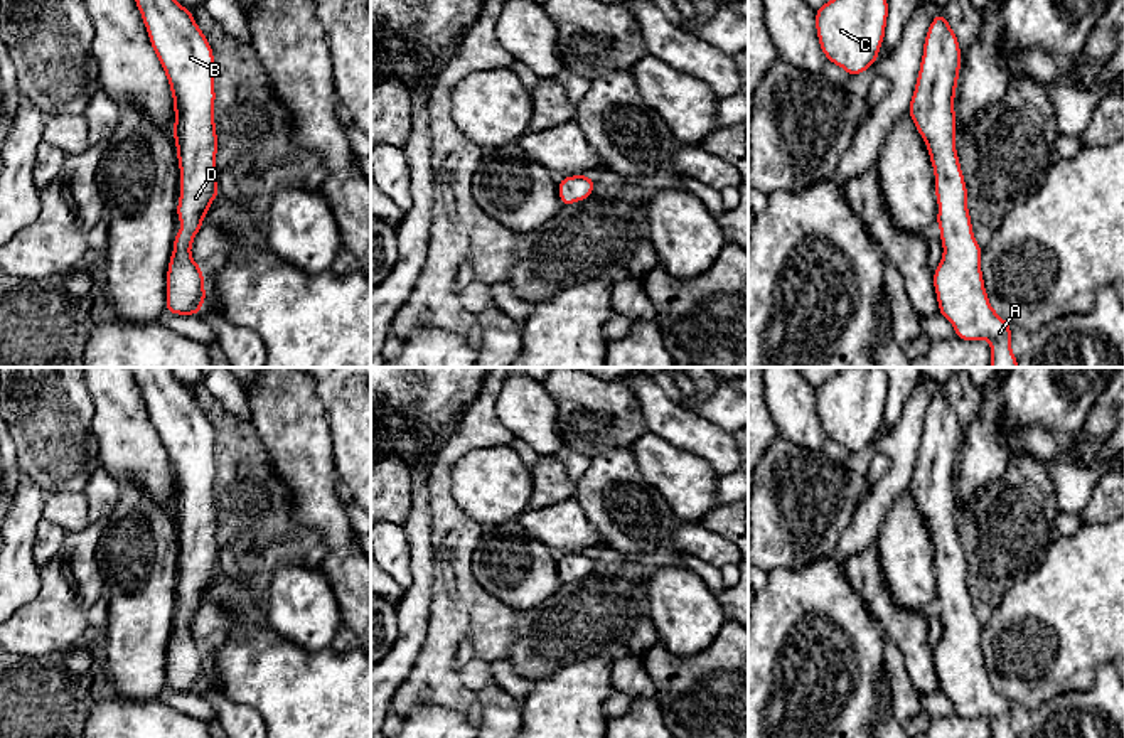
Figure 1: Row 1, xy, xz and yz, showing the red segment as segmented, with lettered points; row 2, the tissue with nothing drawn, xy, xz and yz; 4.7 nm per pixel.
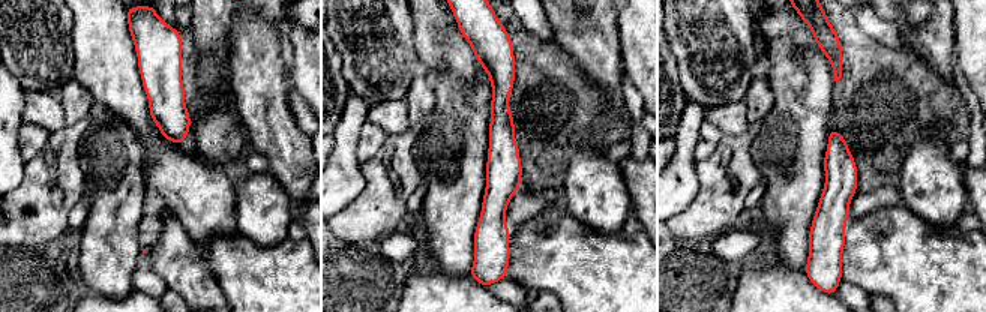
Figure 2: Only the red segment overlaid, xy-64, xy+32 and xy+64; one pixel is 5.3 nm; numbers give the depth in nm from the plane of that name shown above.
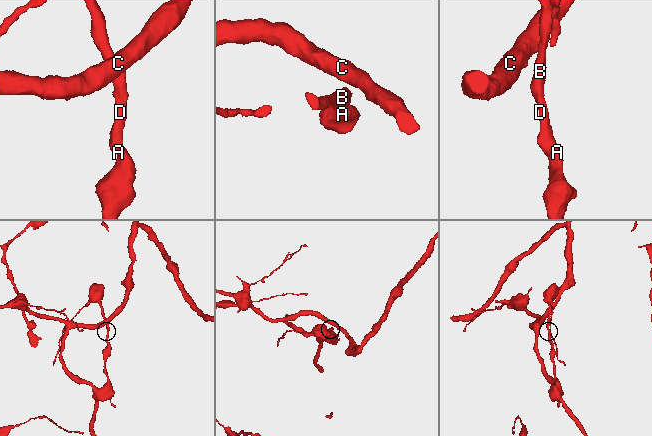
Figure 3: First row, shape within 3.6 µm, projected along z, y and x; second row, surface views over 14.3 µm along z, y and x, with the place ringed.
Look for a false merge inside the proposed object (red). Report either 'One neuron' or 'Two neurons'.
One neuron

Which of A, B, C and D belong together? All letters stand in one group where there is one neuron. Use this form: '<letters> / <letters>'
A B C D

